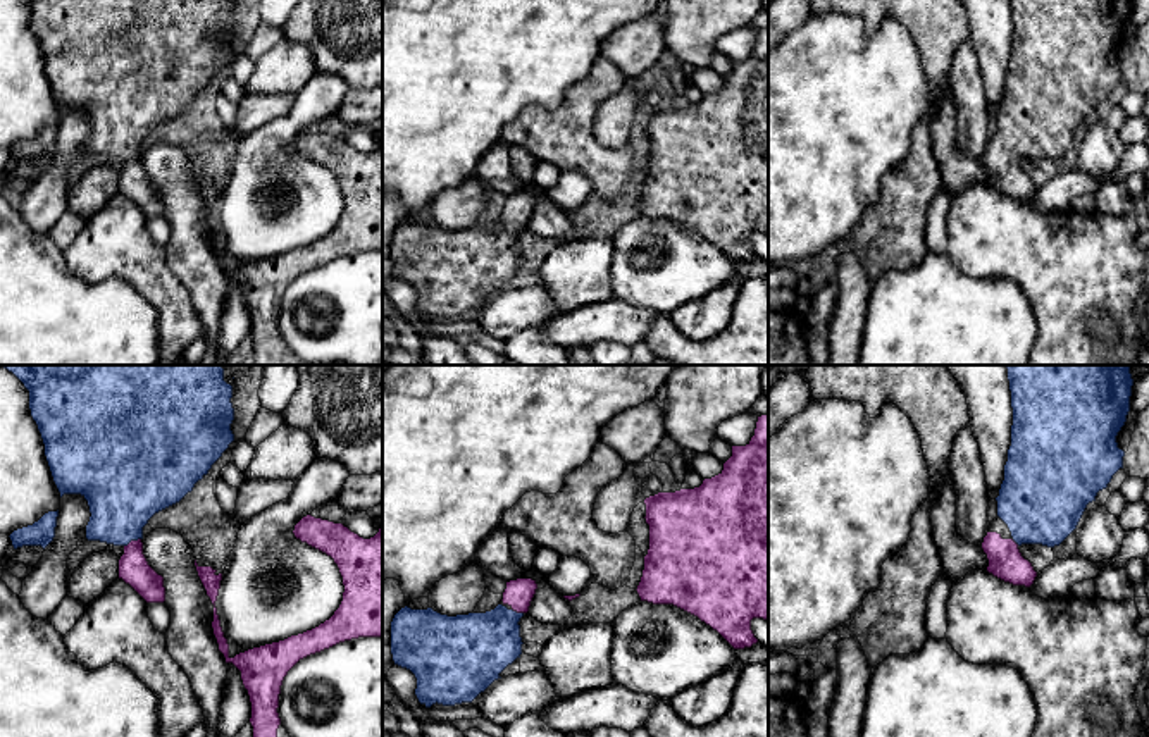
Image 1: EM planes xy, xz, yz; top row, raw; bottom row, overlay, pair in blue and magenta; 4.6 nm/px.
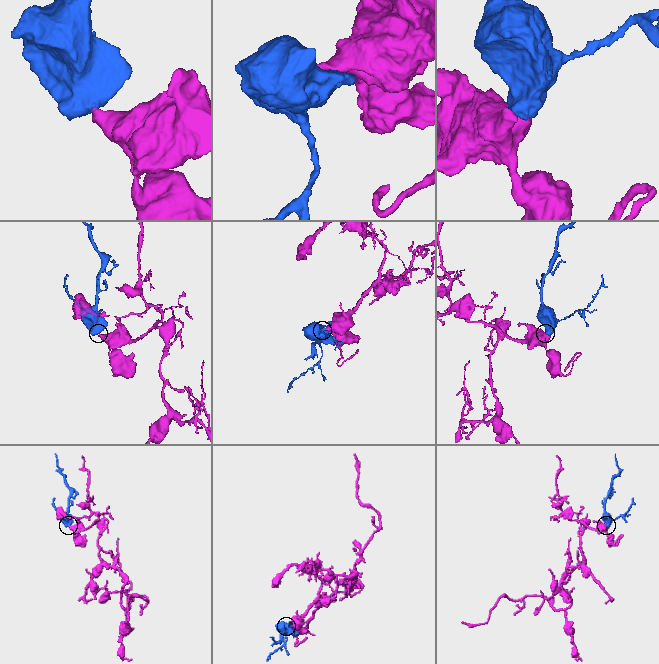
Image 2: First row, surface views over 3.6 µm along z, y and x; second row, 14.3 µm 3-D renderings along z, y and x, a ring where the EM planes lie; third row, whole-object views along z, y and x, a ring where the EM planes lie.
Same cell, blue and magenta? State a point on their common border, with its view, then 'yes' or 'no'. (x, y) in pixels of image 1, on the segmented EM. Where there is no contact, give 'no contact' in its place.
contact xy (131, 539); yes

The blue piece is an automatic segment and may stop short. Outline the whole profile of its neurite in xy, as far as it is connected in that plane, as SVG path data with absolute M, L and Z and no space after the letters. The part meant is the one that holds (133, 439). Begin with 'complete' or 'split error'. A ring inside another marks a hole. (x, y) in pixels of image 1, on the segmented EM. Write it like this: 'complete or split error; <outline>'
split error; M2 365L12 372L29 391L29 410L31 417L38 425L45 444L45 456L53 477L53 482L64 494L81 494L90 506L90 522L86 525L86 539L100 541L114 546L122 546L124 554L119 560L119 579L129 584L146 603L164 603L165 587L164 577L158 575L146 561L143 554L143 527L148 520L179 503L188 492L193 491L195 484L202 480L212 465L222 456L222 453L234 441L231 424L234 420L234 408L231 403L233 386L224 381L224 368L220 365Z

